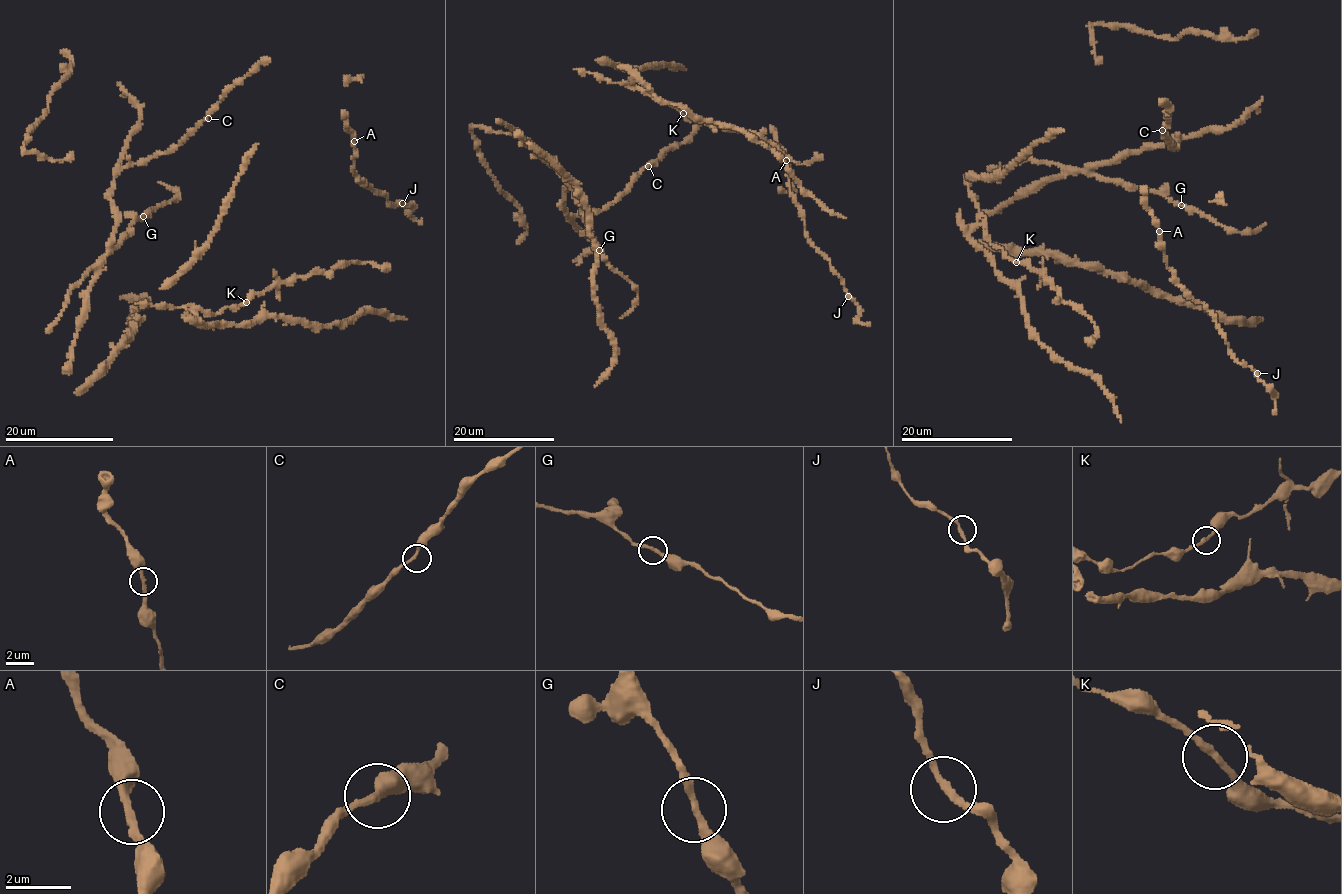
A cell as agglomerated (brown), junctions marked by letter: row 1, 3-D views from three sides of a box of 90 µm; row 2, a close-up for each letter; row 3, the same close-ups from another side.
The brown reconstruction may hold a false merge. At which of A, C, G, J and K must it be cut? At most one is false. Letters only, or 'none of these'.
none of these

